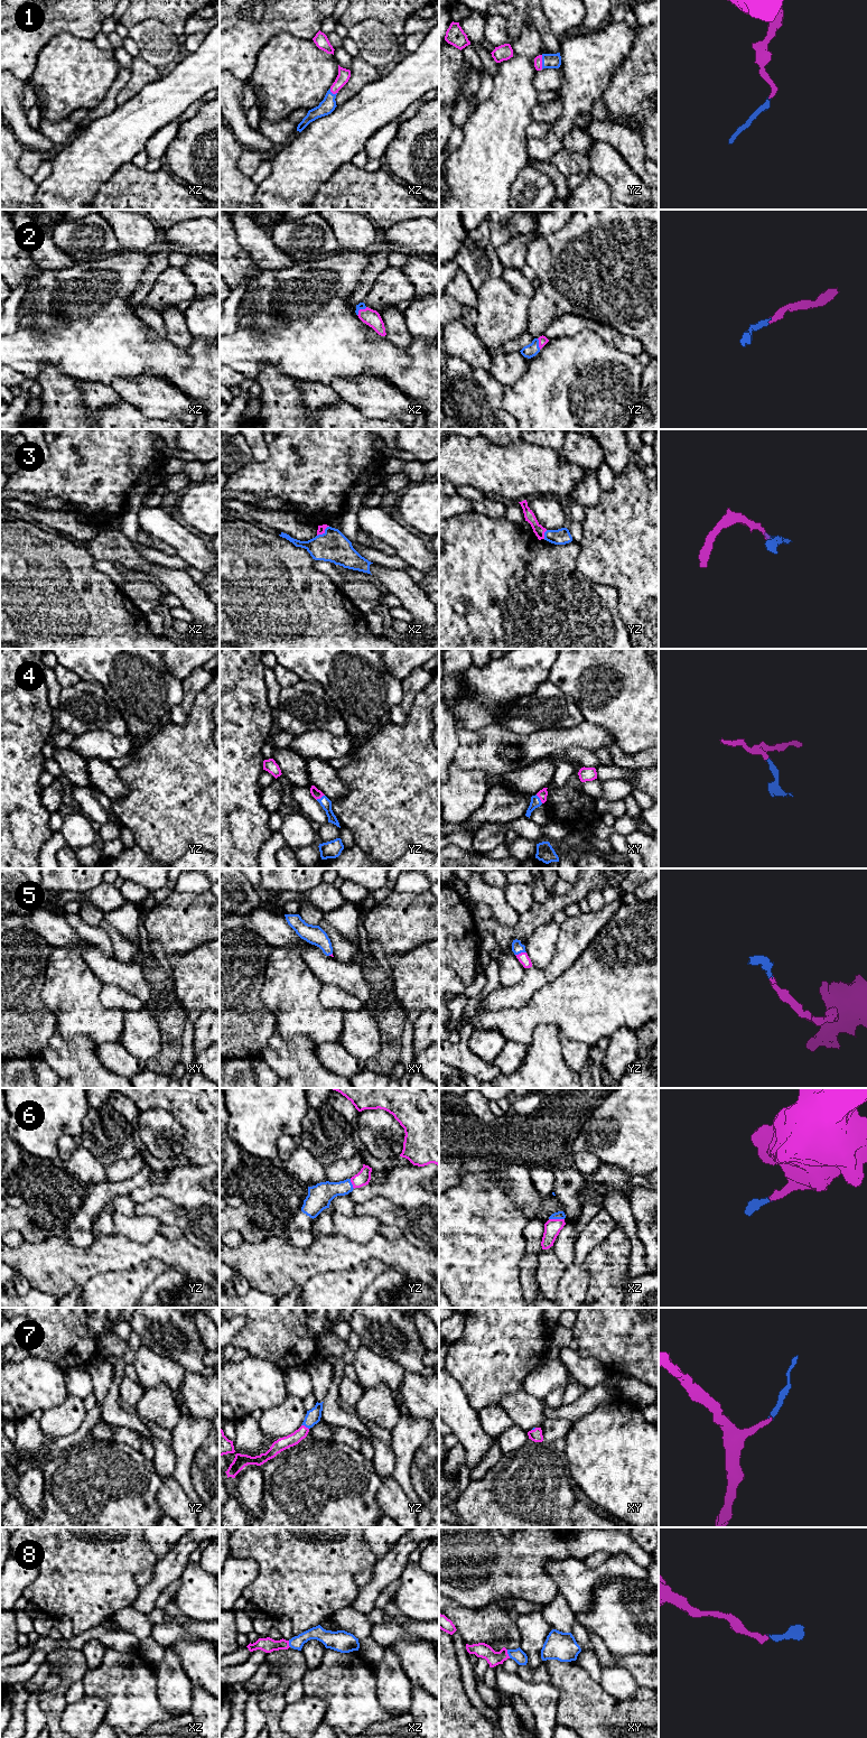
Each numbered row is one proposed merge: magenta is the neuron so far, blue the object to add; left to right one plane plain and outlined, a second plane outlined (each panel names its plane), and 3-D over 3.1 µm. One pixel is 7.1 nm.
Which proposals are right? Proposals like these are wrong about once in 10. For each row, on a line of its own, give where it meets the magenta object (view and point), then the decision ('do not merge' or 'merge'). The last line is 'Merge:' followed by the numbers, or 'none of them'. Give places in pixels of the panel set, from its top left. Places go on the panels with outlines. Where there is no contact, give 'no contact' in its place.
1: yz (541, 62) | merge
2: yz (539, 344) | merge
3: xz (323, 532) | merge
4: xy (540, 799) | merge
5: yz (521, 953) | merge
6: xz (557, 1219) | merge
7: yz (304, 1425) | merge
8: xy (507, 1654) | merge
Merge: 1, 2, 3, 4, 5, 6, 7, 8

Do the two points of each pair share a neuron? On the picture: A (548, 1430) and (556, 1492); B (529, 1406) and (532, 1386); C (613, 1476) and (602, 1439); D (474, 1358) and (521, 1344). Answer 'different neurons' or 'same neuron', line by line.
A: different neurons
B: different neurons
C: same neuron
D: same neuron

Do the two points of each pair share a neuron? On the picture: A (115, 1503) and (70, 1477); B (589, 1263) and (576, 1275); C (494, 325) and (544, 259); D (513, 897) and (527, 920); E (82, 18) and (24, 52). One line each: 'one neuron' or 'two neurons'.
A: one neuron
B: two neurons
C: two neurons
D: two neurons
E: one neuron

